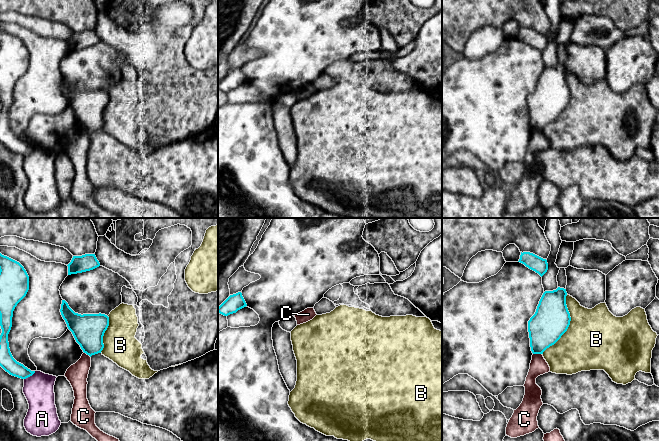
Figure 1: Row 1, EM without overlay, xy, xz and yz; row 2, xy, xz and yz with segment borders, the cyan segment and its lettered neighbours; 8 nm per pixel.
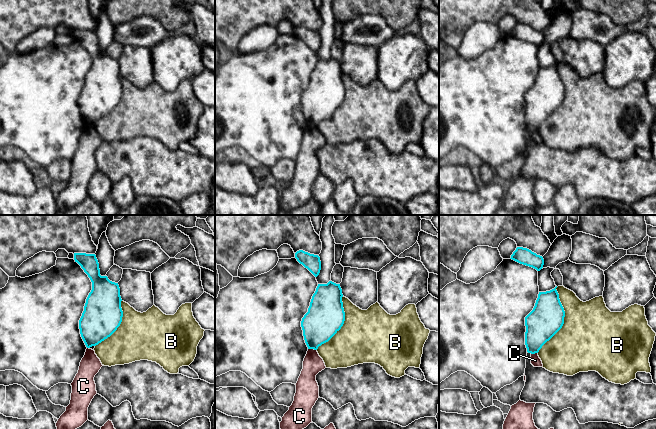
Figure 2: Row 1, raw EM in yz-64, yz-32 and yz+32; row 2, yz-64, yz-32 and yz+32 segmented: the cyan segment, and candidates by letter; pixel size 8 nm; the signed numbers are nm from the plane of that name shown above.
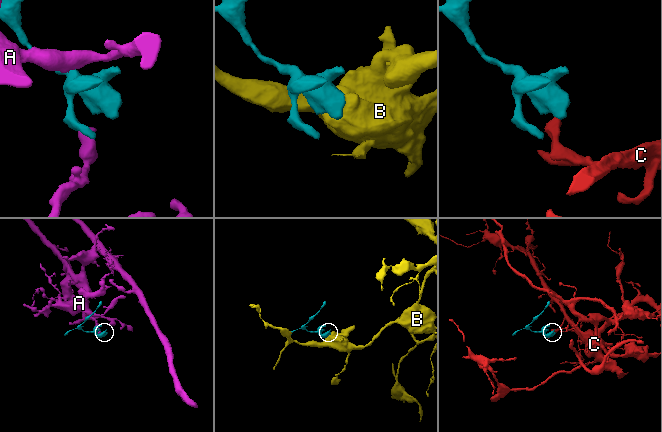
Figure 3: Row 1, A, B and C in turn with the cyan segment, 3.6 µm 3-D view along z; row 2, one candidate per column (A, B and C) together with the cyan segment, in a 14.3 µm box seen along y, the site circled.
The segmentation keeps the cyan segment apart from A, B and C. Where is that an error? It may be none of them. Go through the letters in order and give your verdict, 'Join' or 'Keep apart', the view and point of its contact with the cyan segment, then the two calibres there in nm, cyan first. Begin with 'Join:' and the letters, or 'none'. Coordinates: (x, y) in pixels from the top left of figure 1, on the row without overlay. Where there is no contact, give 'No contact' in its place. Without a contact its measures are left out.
Join: none
A: Keep apart. Touches cyan at xy (29, 152). Thickness 120 nm (cyan) against 240 nm
B: Keep apart. Touches cyan at yz (569, 100). Thickness 300 nm (cyan) against 480 nm
C: Keep apart. Touches cyan at yz (537, 129). Thickness 280 nm (cyan) against 140 nm

